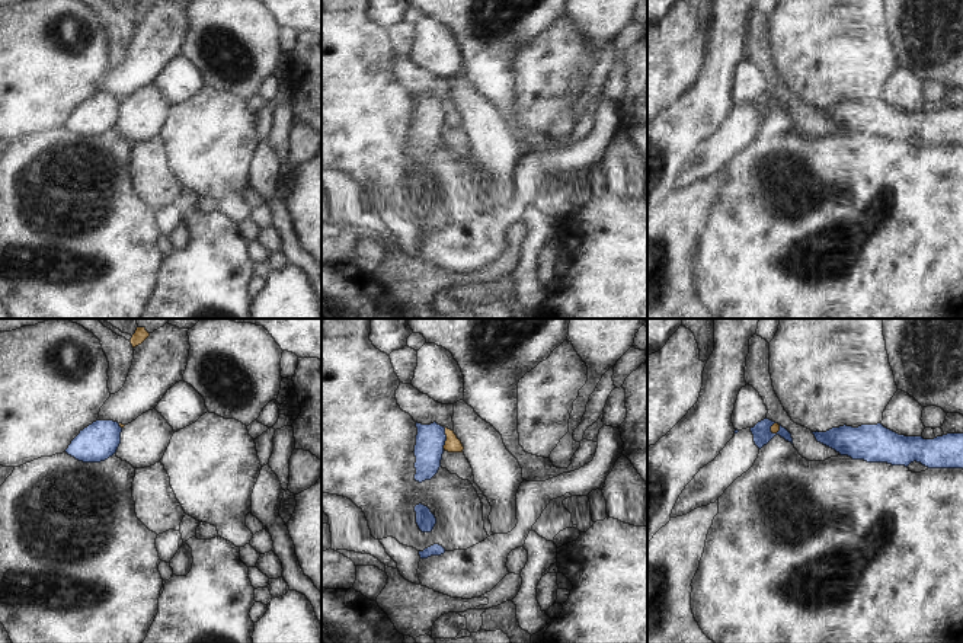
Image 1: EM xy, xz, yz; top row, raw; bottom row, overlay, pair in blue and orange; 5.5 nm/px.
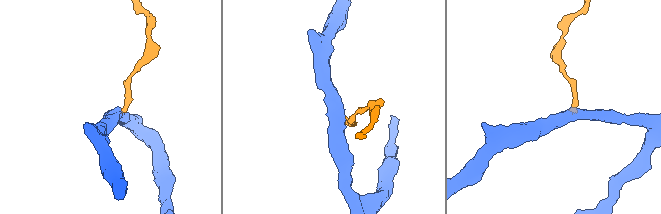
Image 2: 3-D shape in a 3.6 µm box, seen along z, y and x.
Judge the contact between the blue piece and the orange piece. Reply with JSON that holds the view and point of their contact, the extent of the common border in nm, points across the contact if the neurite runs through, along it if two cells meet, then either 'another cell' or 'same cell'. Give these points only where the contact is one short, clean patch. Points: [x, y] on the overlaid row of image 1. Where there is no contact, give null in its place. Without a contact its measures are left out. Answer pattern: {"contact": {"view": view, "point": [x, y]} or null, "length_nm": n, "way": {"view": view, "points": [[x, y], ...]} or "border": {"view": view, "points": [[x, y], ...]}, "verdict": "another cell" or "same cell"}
{"contact": {"view": "xz", "point": [445, 438]}, "length_nm": 120, "border": {"view": "xz", "points": [[445, 428], [445, 444], [442, 448]]}, "verdict": "another cell"}

